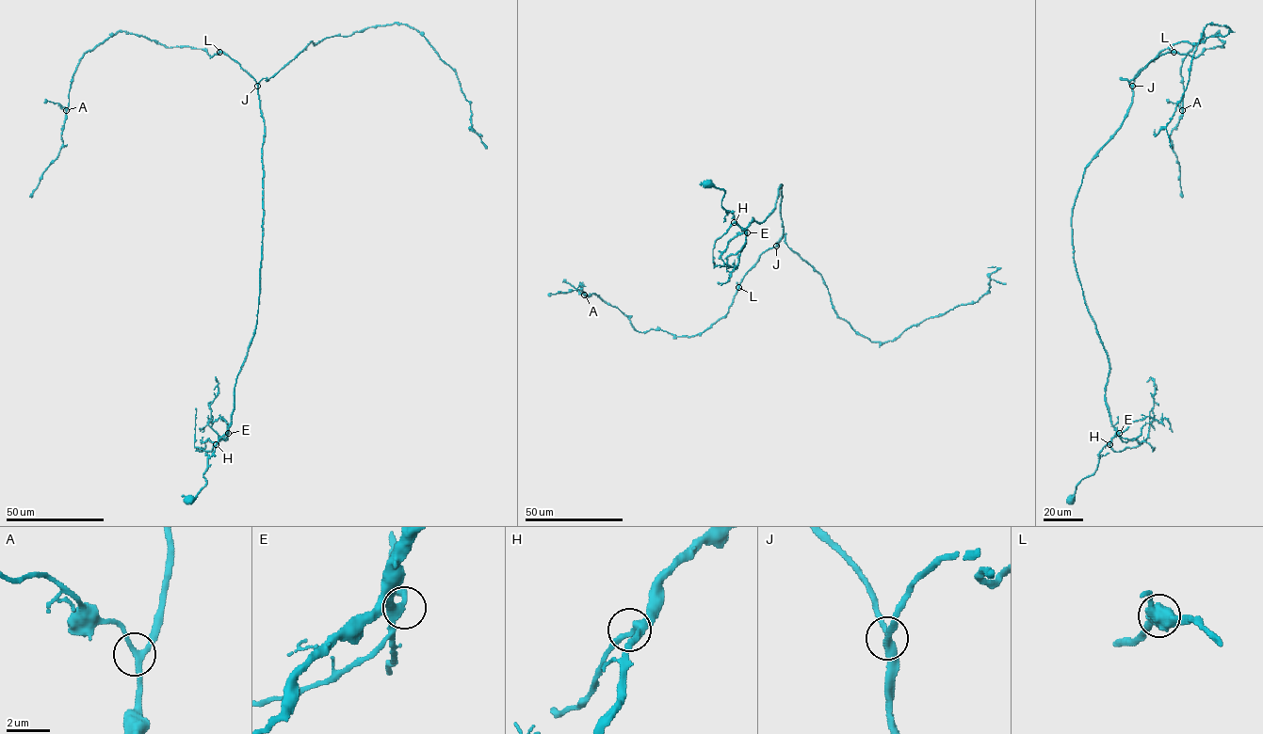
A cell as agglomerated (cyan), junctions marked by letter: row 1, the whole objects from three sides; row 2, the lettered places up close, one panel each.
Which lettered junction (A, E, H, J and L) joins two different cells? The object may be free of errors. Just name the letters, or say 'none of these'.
none of these

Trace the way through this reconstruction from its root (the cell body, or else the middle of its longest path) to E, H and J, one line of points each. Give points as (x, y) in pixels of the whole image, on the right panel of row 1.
E: (1071, 500), (1077, 485), (1096, 470), (1102, 448), (1119, 433)
H: (1071, 500), (1077, 485), (1093, 473), (1099, 453), (1109, 444)
J: (1071, 500), (1116, 433), (1105, 399), (1109, 360), (1074, 260), (1072, 207), (1085, 168), (1130, 105), (1132, 86)

